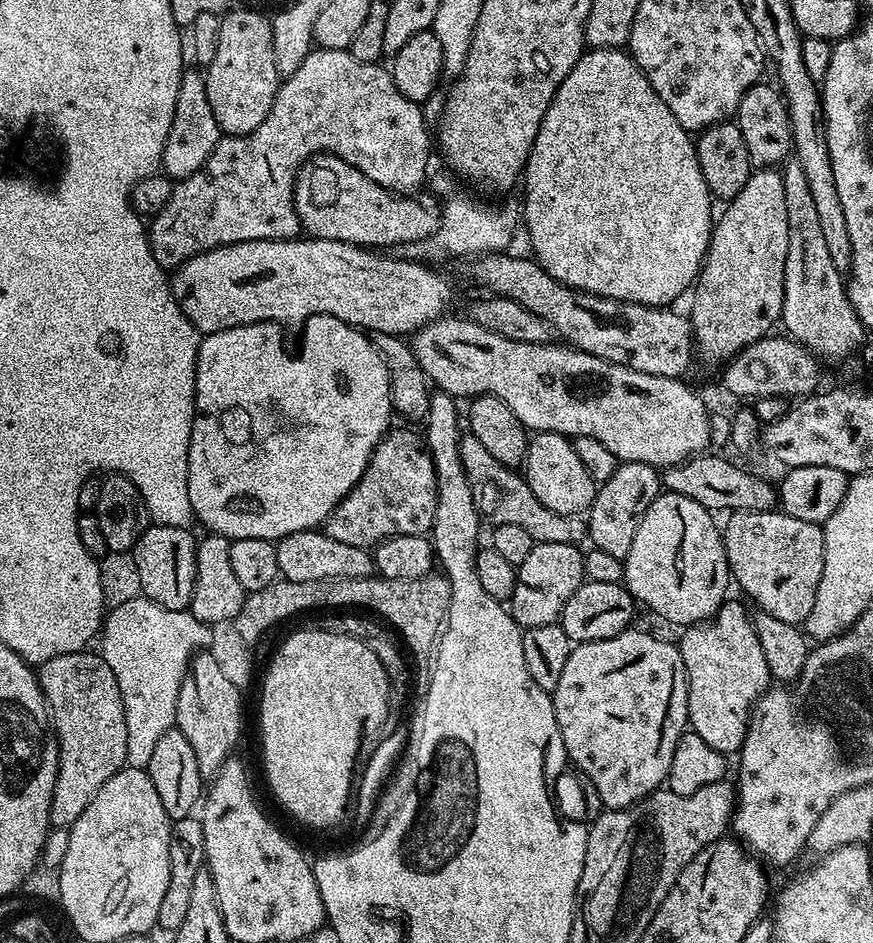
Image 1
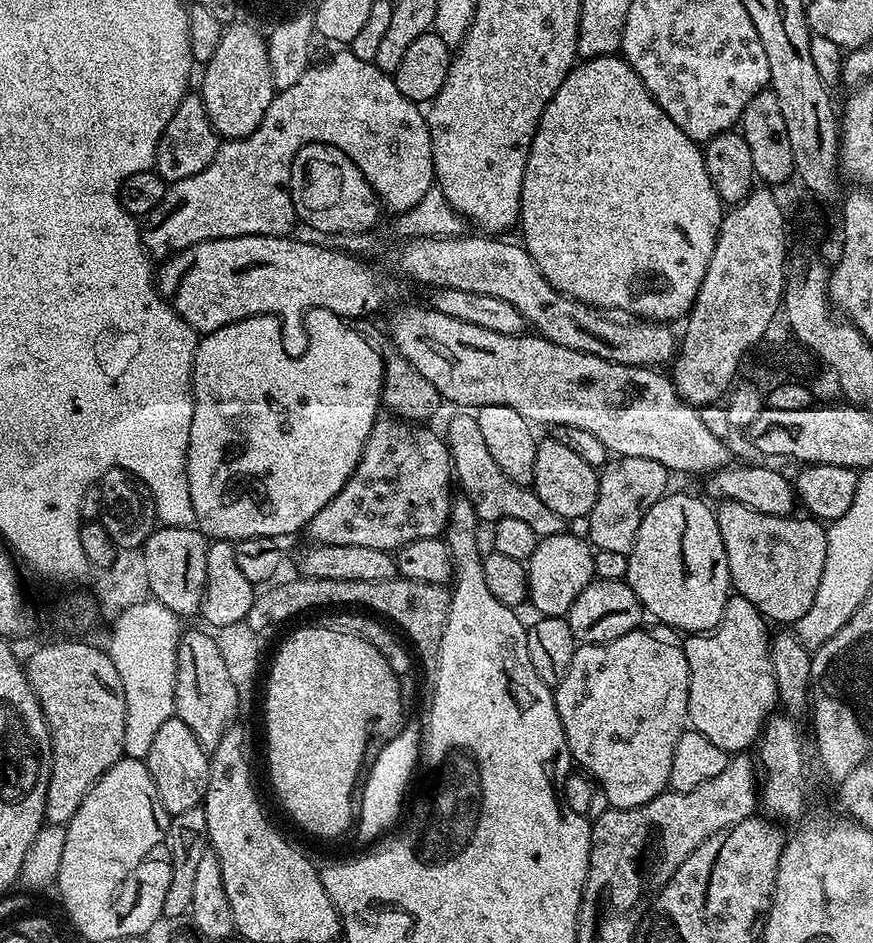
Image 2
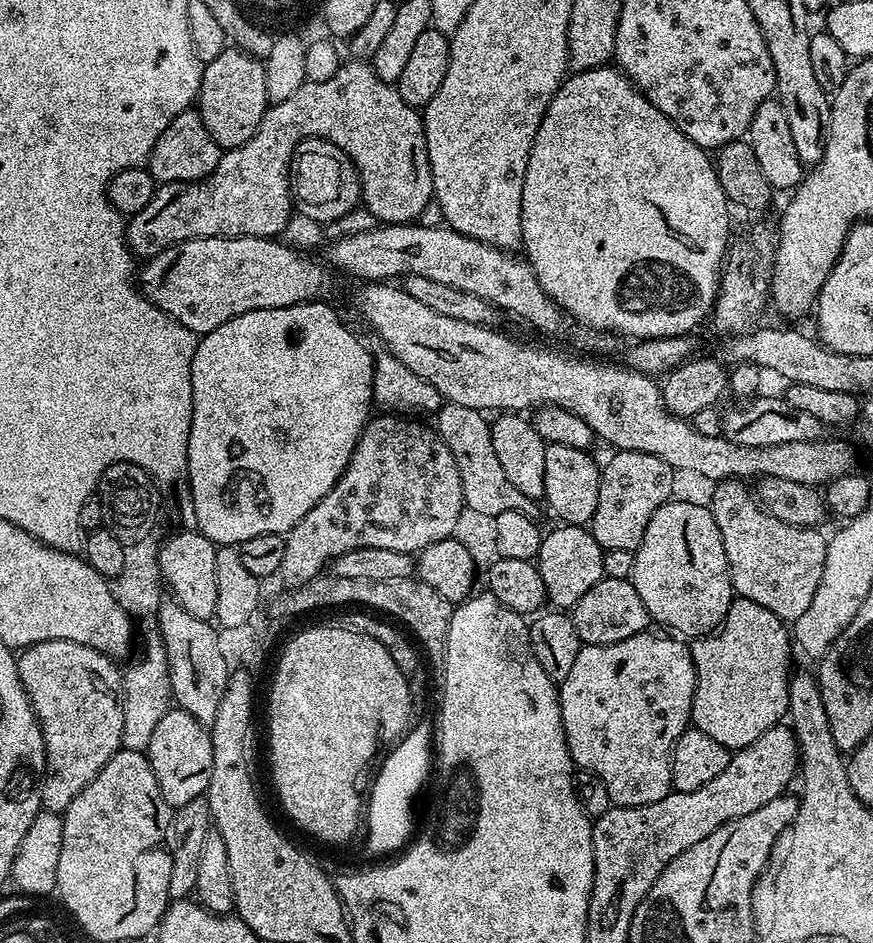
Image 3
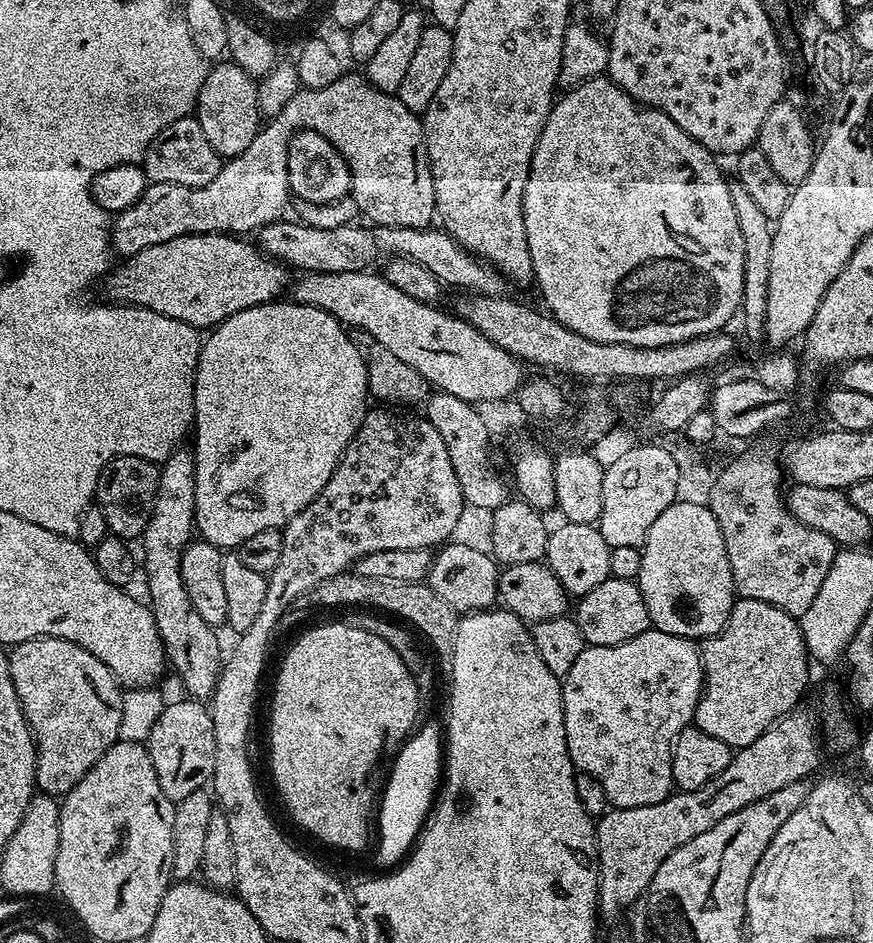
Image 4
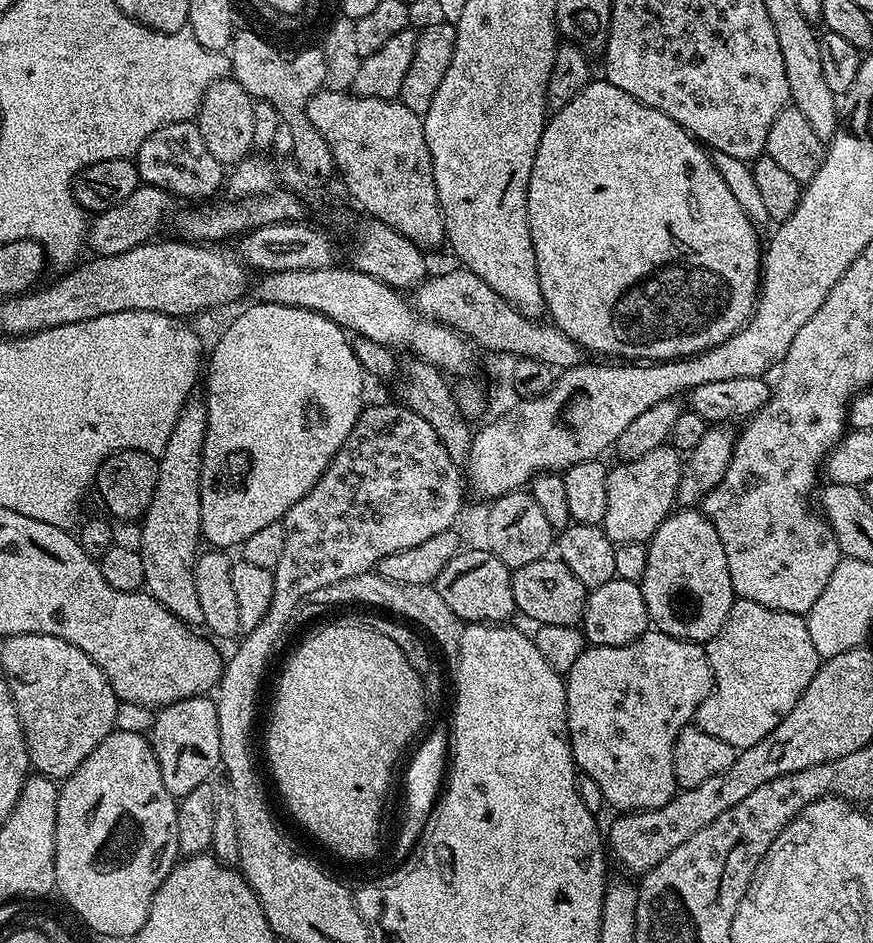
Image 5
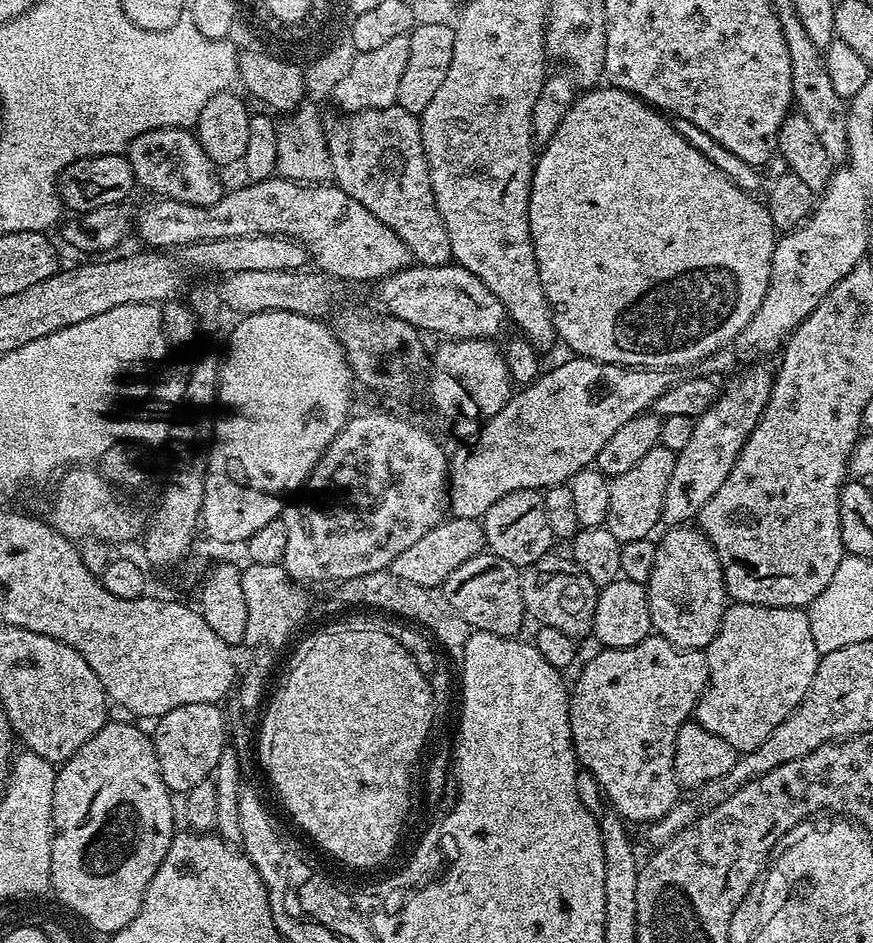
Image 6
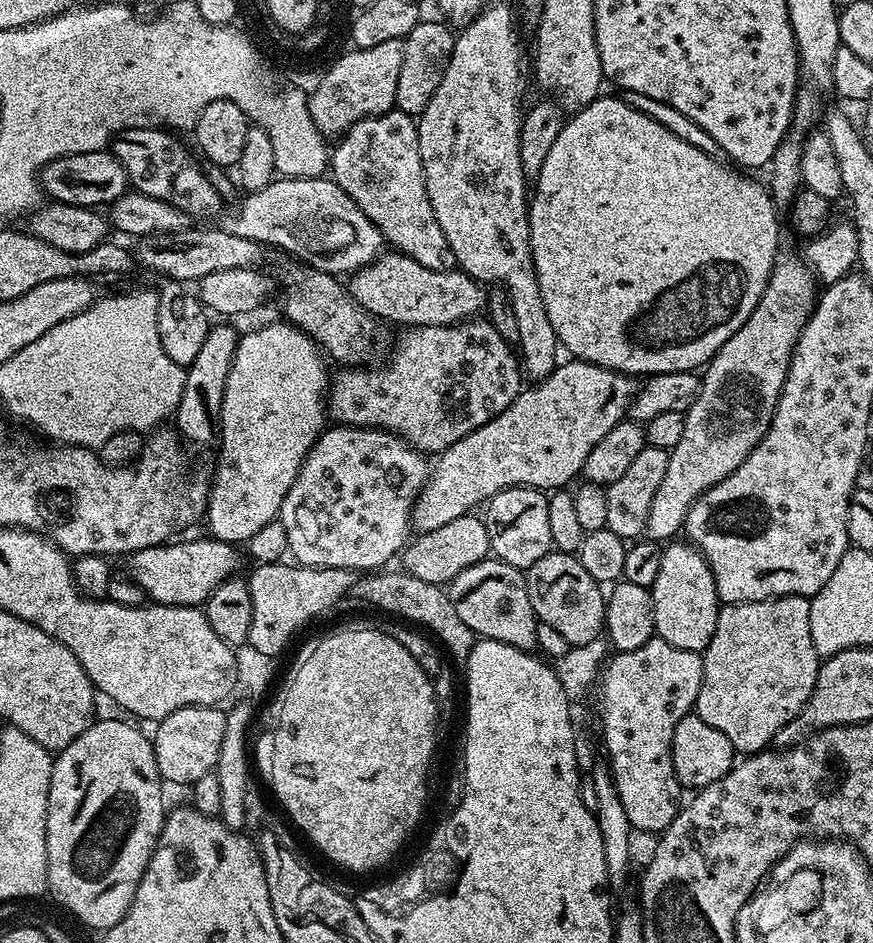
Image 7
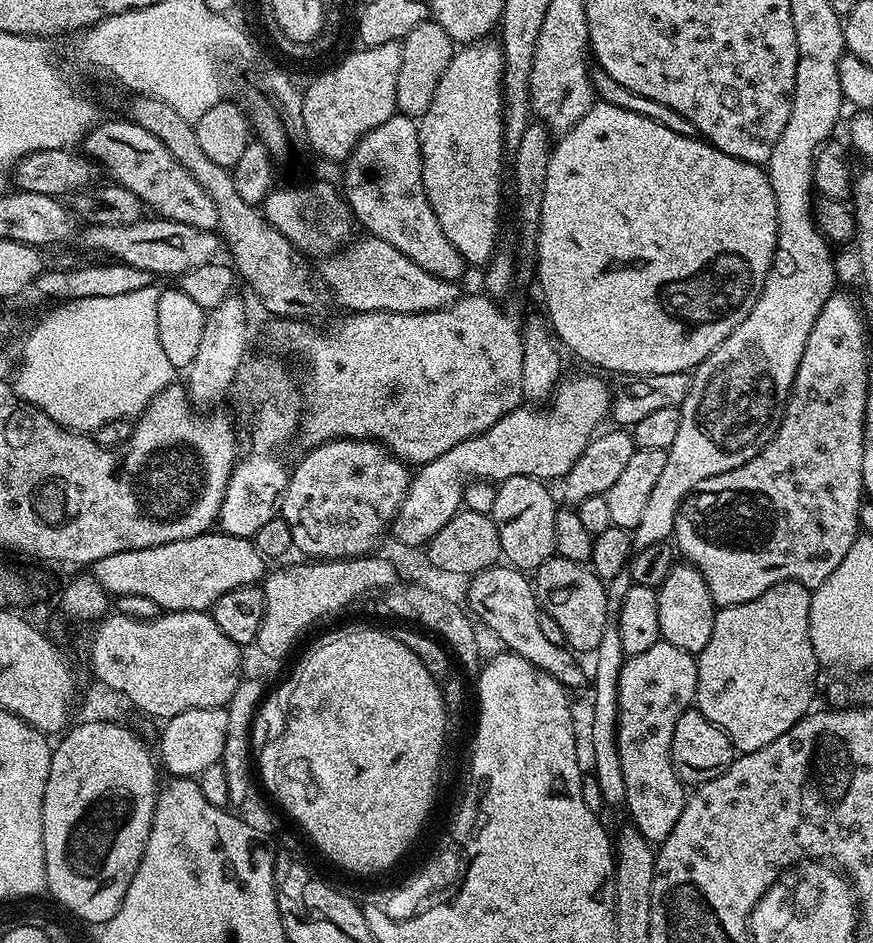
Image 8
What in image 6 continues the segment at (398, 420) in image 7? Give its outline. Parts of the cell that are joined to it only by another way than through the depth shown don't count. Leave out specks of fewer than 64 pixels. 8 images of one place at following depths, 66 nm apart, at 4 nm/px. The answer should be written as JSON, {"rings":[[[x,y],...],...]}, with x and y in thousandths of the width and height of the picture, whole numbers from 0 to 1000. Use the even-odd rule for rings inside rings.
{"rings":[[[510,359],[496,378],[494,374],[493,394],[494,390],[490,416],[495,419],[501,439],[518,450],[525,461],[535,464],[544,463],[554,453],[556,445],[566,443],[566,439],[580,431],[589,415],[574,366],[564,361]]]}

